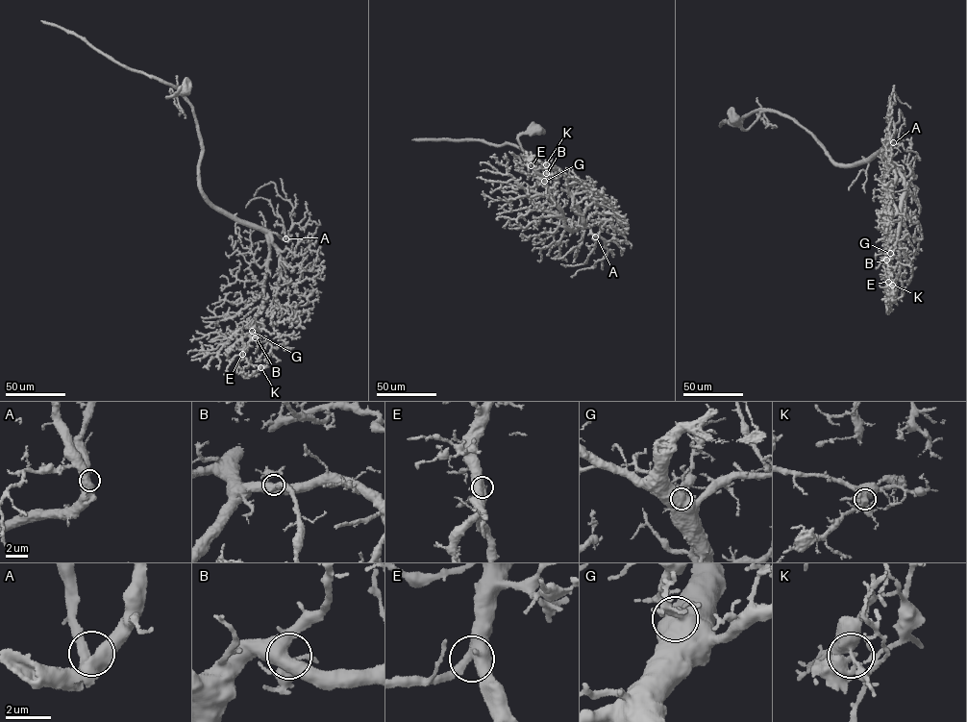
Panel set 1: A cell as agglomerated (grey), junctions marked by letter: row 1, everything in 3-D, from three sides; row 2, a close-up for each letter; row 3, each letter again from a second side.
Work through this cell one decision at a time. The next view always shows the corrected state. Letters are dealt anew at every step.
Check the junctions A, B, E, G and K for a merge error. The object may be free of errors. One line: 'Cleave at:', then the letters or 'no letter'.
Cleave at: K

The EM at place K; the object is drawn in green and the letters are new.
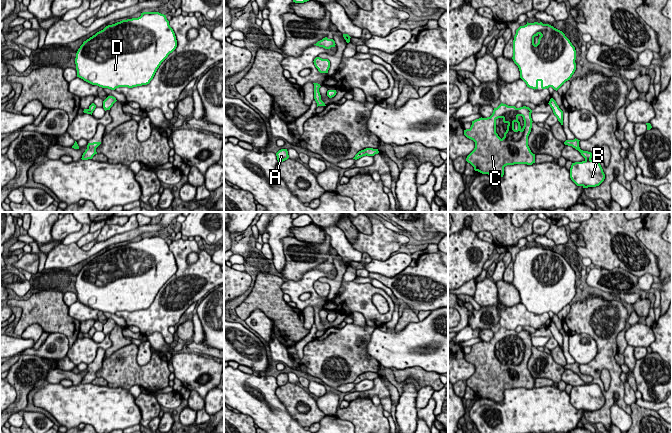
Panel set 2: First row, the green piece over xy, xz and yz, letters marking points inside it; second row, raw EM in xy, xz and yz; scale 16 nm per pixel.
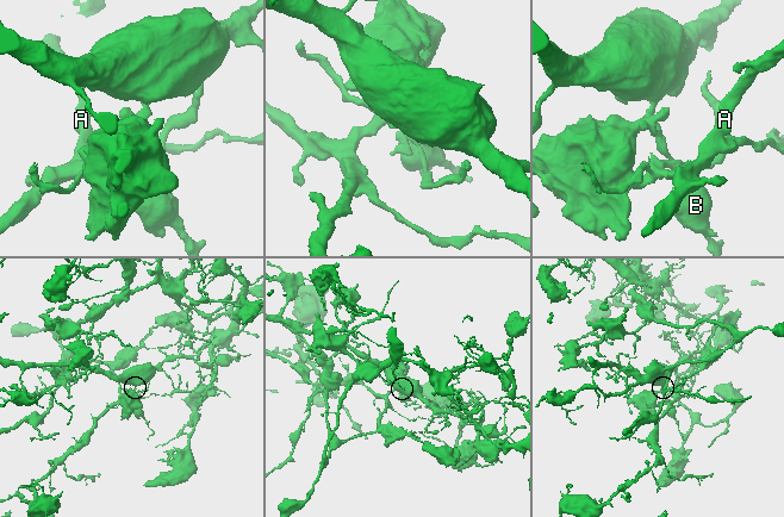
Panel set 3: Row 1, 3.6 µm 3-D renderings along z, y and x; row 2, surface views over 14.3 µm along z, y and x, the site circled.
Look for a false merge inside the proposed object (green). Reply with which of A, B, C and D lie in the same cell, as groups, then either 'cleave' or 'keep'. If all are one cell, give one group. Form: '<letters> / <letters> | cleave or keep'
A B C / D | cleave

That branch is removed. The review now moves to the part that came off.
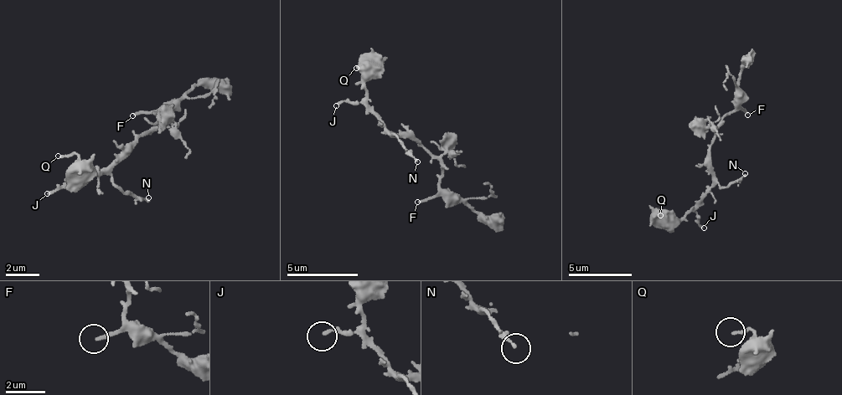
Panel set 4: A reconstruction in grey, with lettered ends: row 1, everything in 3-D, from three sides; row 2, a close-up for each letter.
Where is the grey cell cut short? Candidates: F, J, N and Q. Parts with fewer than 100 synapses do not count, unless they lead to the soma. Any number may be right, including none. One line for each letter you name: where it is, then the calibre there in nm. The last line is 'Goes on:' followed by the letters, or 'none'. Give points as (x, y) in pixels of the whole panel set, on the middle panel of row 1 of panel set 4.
F: Place: (417, 202). Thickness 180 nm
Goes on: F

